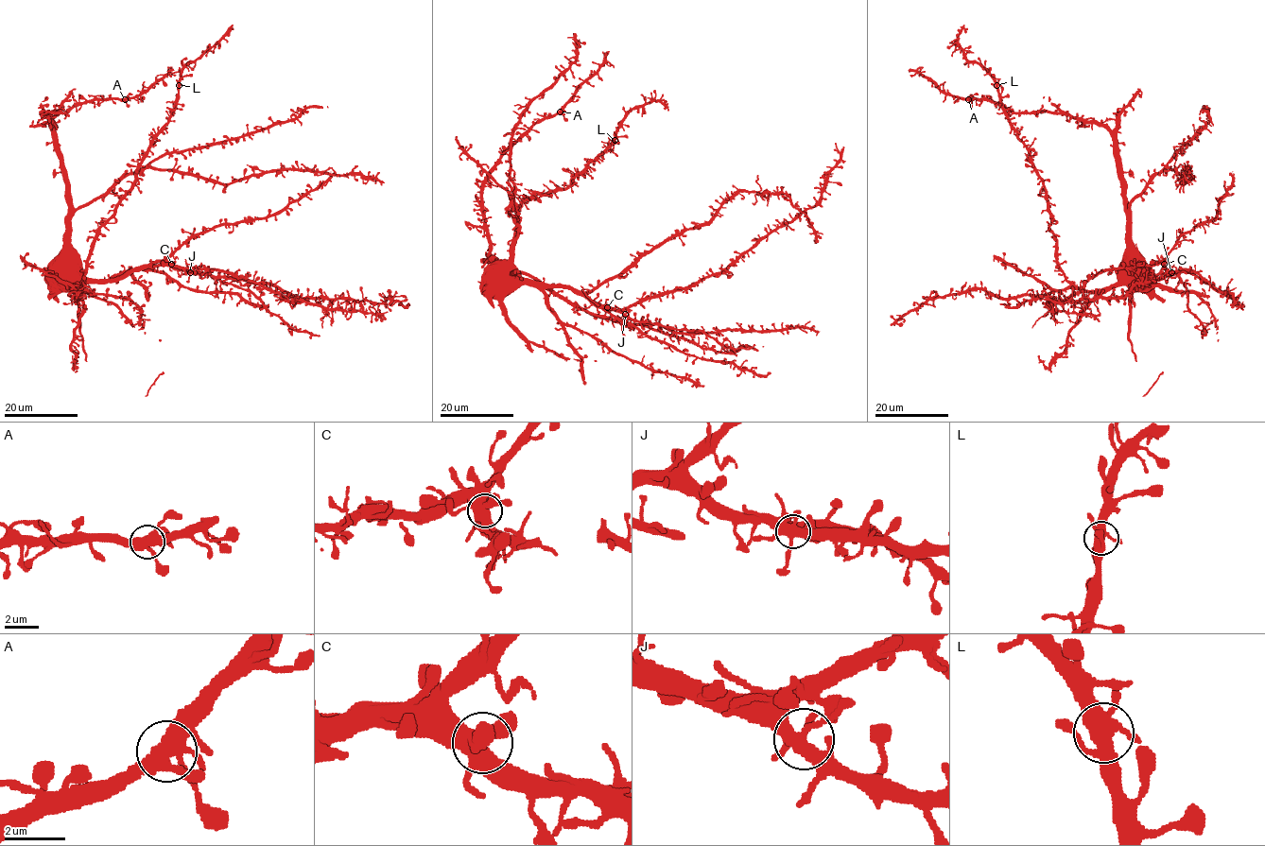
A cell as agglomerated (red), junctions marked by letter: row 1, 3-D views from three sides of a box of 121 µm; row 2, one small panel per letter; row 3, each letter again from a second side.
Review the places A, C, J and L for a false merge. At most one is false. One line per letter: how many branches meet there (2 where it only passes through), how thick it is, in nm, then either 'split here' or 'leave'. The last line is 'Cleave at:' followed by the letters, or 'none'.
A: 6 branches meet; 480 nm thick; leave
C: 5 branches meet; 500 nm thick; leave
J: 6 branches meet; 400 nm thick; leave
L: 5 branches meet; 440 nm thick; leave
Cleave at: none

